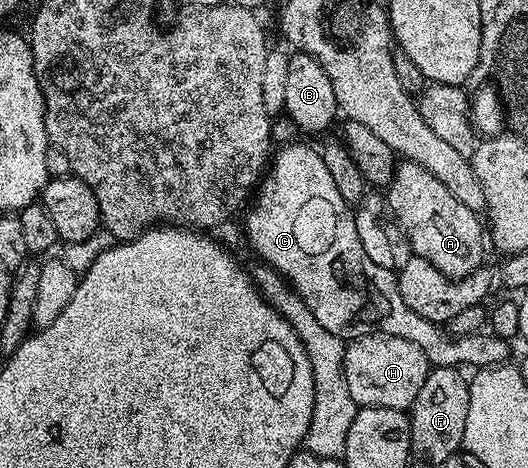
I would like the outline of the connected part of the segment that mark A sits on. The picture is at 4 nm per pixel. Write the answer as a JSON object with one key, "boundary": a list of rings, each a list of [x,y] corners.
{"boundary":[[[400,162],[385,194],[392,213],[399,218],[397,226],[411,242],[414,254],[425,257],[425,261],[453,280],[464,279],[484,266],[485,227],[480,216],[461,205],[461,201],[457,201],[457,197],[429,173],[429,169],[416,163]]]}

